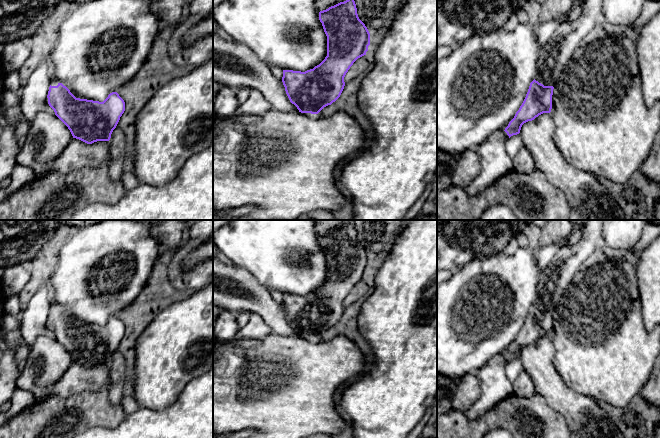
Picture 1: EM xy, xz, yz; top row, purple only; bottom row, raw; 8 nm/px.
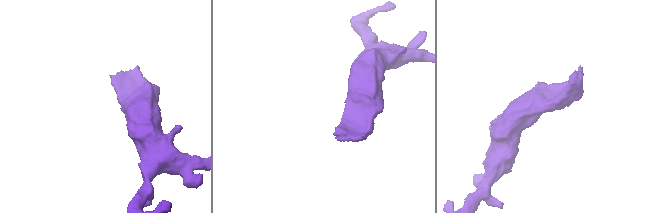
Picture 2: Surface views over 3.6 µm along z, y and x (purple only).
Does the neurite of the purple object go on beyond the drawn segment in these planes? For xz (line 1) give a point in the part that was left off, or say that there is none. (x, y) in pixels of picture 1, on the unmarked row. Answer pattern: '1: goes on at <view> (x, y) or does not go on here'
1: does not go on here

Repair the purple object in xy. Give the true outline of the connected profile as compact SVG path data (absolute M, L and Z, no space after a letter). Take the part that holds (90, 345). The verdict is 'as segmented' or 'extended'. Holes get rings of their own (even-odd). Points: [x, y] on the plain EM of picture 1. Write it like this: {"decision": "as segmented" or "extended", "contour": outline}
{"decision": "extended", "contour": "M51 296L50 304L47 319L48 328L54 334L55 339L68 351L73 362L87 368L97 365L109 365L113 354L125 335L125 326L119 318L112 316L103 326L80 323L76 322L66 310L59 307Z"}

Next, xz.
{"decision": "as segmented", "contour": "M353 220L326 234L319 236L327 260L327 280L313 293L305 296L283 294L282 306L286 318L299 336L318 338L324 331L331 329L341 319L345 306L344 301L353 287L366 279L370 269L370 257L365 248L359 243Z"}

